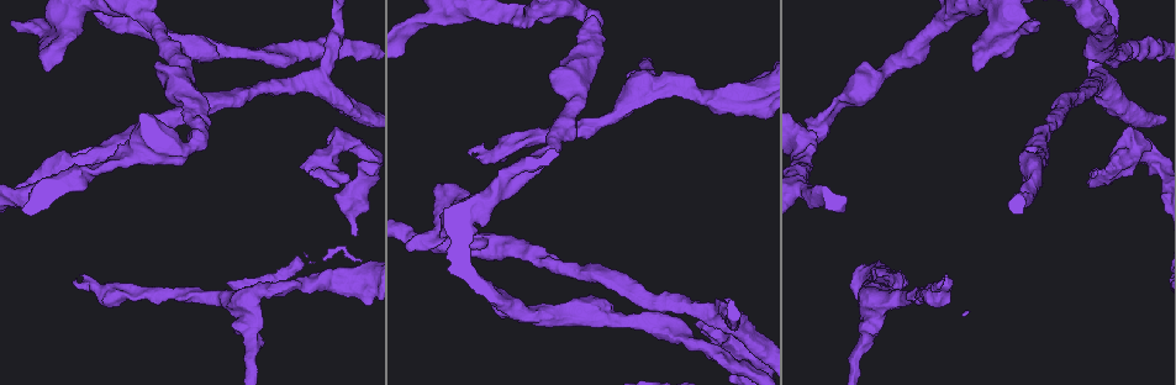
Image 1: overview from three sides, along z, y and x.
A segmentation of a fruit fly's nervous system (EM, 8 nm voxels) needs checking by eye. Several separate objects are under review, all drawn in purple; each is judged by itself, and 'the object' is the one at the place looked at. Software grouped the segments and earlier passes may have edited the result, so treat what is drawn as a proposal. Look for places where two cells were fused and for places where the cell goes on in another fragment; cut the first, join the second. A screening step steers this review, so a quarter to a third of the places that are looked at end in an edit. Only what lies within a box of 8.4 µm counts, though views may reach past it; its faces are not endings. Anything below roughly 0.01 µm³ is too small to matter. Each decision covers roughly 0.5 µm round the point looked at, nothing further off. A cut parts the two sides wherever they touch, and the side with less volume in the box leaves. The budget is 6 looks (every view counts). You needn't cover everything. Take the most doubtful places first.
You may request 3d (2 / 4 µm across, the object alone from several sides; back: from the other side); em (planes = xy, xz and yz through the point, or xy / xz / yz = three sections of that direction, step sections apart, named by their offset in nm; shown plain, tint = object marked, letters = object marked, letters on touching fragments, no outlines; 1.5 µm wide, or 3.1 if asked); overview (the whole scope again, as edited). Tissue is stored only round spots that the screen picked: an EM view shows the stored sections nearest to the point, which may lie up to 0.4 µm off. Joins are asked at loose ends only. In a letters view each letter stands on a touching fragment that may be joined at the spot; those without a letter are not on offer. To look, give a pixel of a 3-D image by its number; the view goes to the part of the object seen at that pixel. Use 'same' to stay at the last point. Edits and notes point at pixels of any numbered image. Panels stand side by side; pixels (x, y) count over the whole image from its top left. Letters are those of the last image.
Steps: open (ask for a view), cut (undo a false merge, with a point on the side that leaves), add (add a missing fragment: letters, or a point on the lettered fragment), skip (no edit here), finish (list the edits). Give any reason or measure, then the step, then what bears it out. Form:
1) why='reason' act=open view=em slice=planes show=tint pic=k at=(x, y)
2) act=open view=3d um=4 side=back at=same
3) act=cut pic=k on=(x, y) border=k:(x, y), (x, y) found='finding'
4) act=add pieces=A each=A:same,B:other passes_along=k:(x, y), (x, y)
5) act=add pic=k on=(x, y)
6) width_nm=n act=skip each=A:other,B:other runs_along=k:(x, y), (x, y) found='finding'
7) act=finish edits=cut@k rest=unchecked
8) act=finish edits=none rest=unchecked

why='an open end' act=open view=em slice=planes show=plain pic=1 at=(1087, 186)

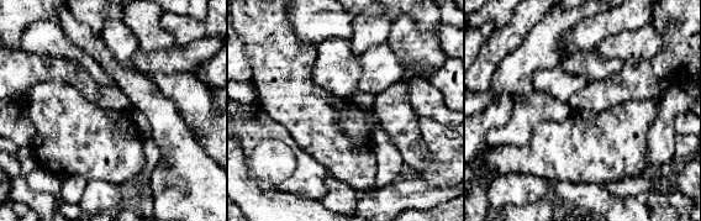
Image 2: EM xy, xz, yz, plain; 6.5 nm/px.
why='with the object marked' act=open view=em slice=planes show=tint at=same

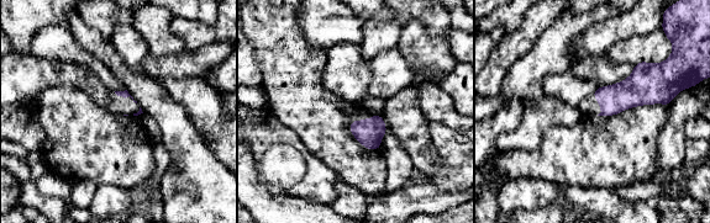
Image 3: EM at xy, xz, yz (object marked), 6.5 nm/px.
why='what lies round it' act=open view=em slice=planes show=letters at=same

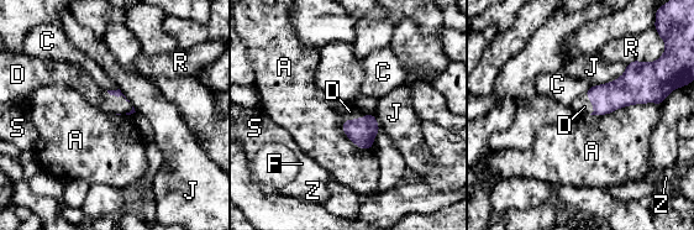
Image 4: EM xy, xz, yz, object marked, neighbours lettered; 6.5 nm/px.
act=add pic=4 on=(83, 83) each=A:other,C:other,D:same,F:other,J:other,R:other,S:other,Z:other passes_along=4:(117, 93), (117, 97), (83, 83) found='the cell continues'

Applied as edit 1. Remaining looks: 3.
why='thick end' act=open view=3d um=2 pic=1 at=(974, 69)

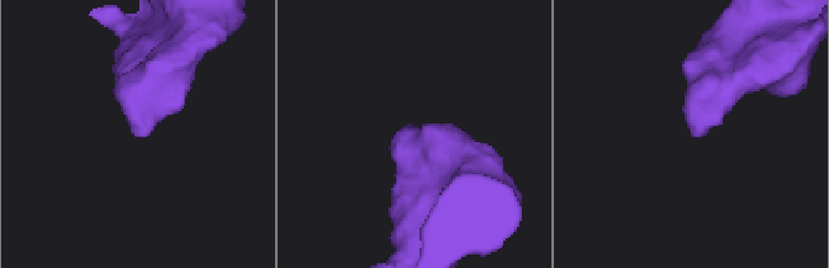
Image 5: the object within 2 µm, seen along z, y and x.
act=open view=em slice=xy step=4 show=tint pic=5 at=(144, 132)

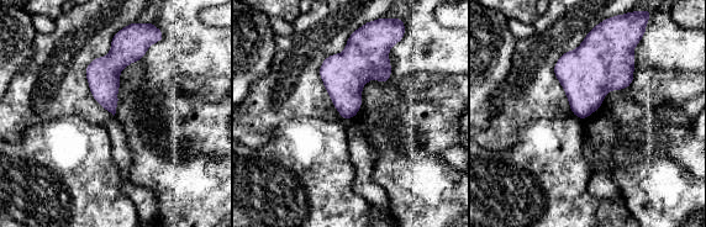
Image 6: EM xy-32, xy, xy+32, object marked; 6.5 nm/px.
act=open view=em slice=planes show=letters at=same

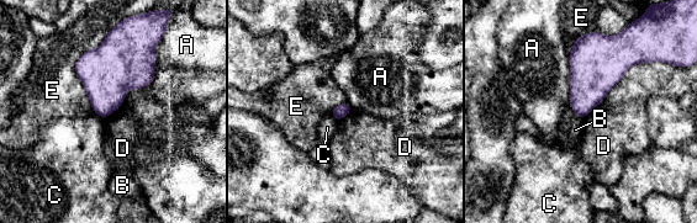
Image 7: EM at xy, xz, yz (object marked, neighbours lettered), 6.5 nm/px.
act=skip each=A:other,B:other,C:other,D:other,E:other found='no lettered fragment goes on from it'

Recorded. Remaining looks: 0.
act=finish edits=add@4 rest=unchecked

